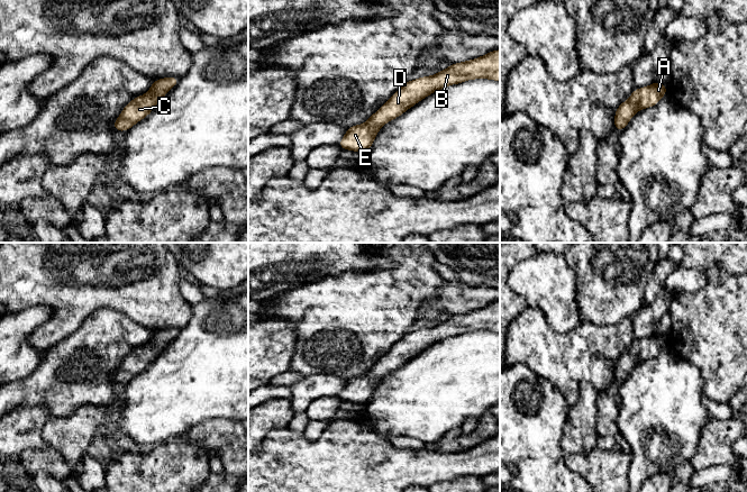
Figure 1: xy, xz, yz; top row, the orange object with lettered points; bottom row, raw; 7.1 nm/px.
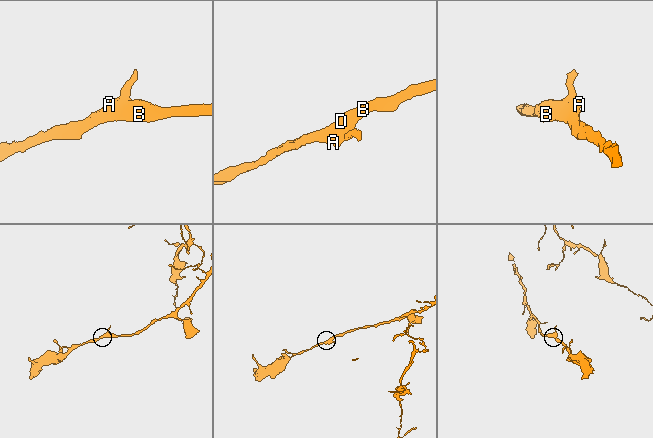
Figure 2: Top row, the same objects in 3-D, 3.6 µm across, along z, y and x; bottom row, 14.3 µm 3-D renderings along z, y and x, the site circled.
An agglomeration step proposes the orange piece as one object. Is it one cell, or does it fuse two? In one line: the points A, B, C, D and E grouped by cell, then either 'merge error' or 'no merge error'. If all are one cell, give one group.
A B C D E; no merge error

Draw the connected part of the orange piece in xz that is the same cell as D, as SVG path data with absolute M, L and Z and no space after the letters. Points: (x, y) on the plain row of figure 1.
M500 301L471 312L450 316L435 327L406 334L365 375L347 379L337 397L341 401L366 404L384 375L398 370L429 346L474 330L500 334Z

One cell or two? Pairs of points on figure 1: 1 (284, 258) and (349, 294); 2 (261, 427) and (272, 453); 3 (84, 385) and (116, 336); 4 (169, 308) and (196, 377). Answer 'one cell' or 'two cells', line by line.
1: two cells
2: two cells
3: one cell
4: two cells

